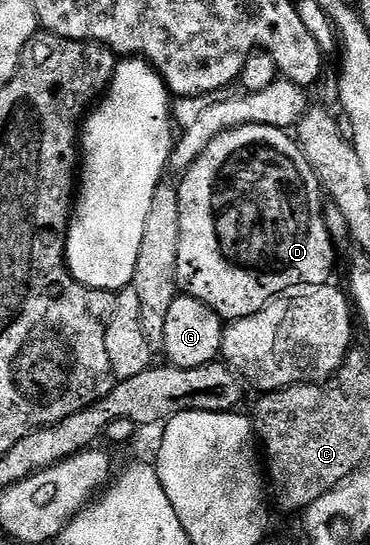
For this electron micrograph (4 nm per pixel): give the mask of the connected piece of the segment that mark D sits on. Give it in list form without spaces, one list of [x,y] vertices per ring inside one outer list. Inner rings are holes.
[[[241,125],[235,129],[224,131],[186,170],[181,178],[182,185],[177,186],[178,202],[180,203],[180,251],[178,252],[178,287],[187,297],[194,297],[204,303],[219,317],[227,322],[238,321],[241,317],[260,311],[271,301],[301,290],[303,287],[317,287],[327,284],[334,273],[334,241],[330,228],[326,226],[324,212],[324,190],[312,171],[306,156],[302,154],[297,140],[287,130],[277,129],[271,125]]]

